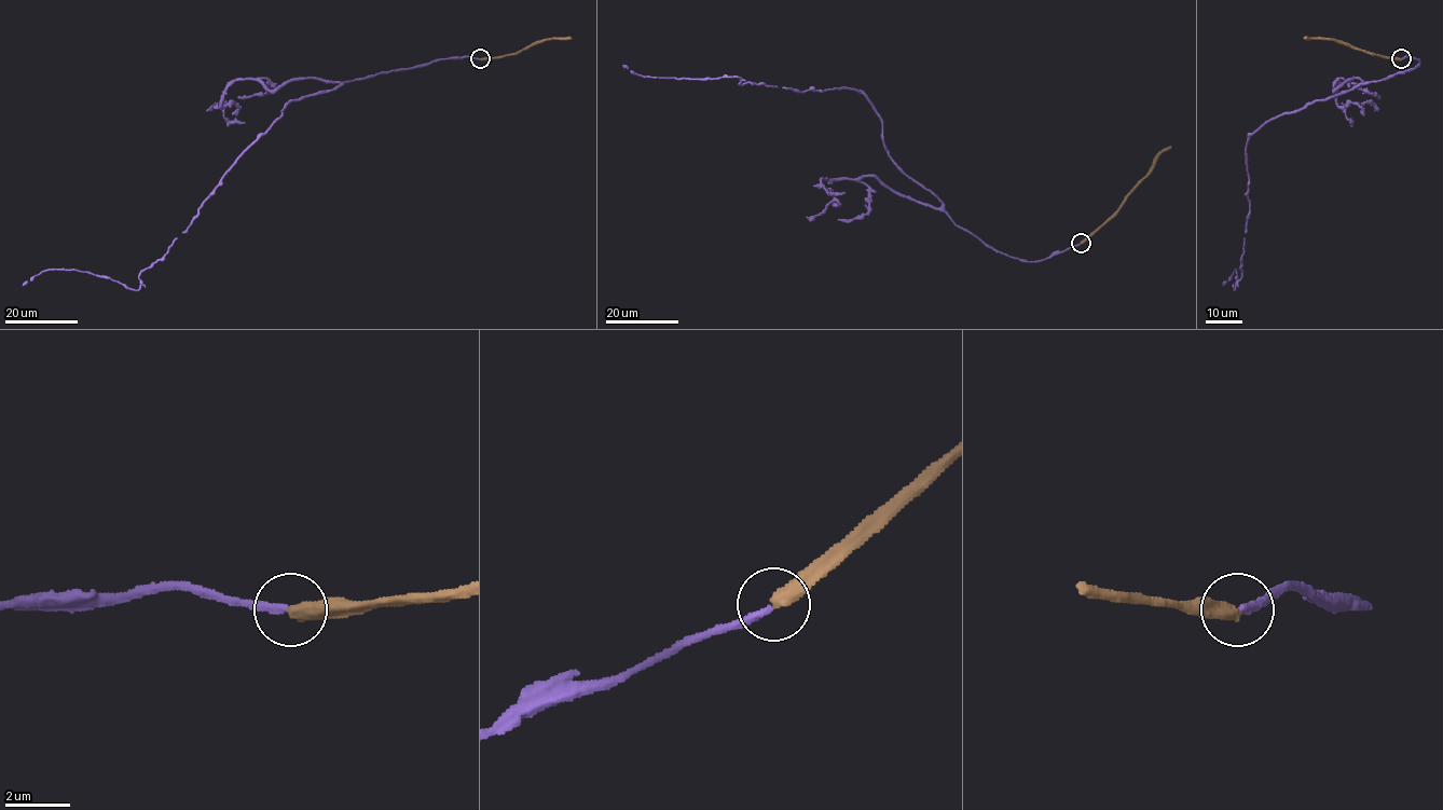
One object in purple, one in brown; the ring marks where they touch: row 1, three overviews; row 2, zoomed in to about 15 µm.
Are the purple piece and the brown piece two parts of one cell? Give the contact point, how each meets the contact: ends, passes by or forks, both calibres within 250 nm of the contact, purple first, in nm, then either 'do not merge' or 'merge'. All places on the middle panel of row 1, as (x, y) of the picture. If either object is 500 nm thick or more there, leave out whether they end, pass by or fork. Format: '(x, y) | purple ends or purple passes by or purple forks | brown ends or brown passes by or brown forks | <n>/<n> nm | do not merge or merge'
(1081, 243) | purple ends | brown ends | 240/440 nm | do not merge

